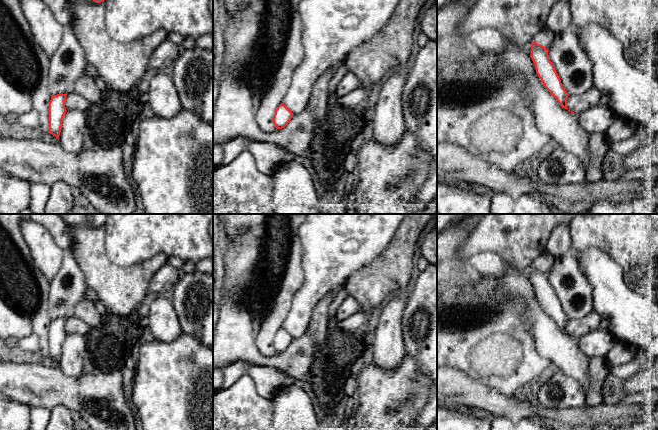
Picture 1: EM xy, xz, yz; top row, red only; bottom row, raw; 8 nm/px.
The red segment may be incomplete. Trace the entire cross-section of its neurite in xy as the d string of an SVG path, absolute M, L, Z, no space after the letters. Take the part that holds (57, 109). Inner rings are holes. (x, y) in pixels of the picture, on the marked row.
M67 94L51 96L49 102L49 133L59 140L62 120L66 113L65 101Z

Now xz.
M281 103L275 110L273 123L277 129L282 129L289 123L292 116L293 113Z

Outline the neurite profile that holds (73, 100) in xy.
M71 92L66 96L66 110L76 109L82 112L87 112L91 103L77 93Z

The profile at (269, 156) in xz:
M261 141L249 142L246 151L254 156L257 168L268 175L272 175L284 163L284 157L288 153L285 148L273 142Z

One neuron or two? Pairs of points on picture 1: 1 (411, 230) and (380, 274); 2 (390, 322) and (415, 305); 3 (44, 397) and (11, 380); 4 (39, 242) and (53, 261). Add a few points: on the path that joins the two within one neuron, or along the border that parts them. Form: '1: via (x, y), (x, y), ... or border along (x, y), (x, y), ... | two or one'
1: via (404, 241), (399, 255), (391, 263) | one
2: border along (407, 295), (402, 316), (403, 337) | two
3: via (36, 389), (30, 383), (19, 382) | one
4: via (42, 247), (48, 256) | one

